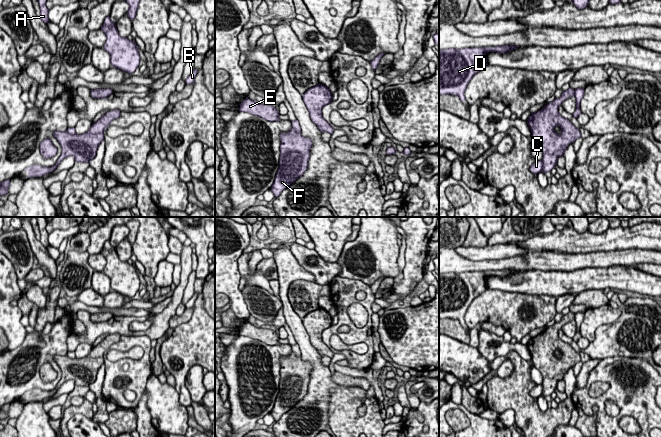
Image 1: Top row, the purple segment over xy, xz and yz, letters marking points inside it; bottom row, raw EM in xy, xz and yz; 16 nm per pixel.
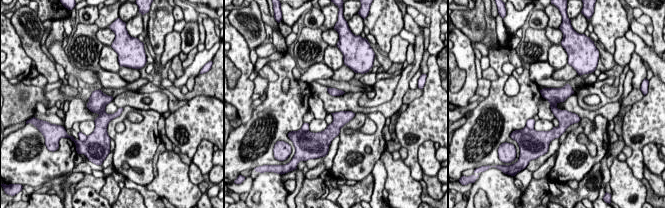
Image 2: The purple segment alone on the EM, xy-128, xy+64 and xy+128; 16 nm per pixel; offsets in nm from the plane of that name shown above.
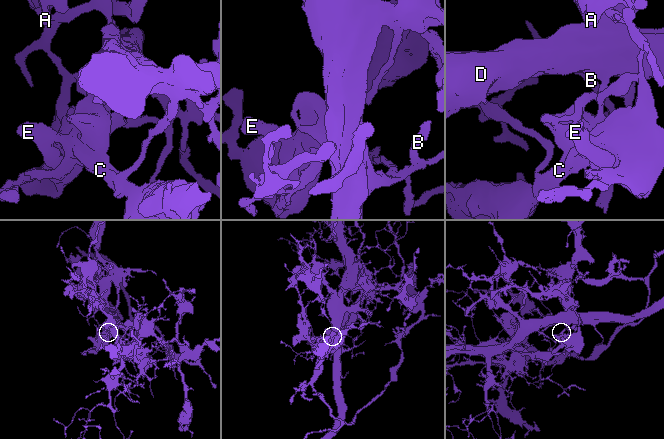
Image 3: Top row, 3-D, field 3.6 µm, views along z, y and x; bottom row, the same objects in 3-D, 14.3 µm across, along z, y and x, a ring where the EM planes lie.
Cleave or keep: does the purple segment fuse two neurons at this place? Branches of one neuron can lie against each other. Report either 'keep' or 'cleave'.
cleave

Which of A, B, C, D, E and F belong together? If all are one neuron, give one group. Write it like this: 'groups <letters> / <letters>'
groups A E F / B C D

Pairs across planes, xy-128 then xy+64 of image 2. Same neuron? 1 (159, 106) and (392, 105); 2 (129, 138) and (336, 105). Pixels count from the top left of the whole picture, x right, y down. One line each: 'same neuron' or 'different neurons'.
1: same neuron
2: different neurons

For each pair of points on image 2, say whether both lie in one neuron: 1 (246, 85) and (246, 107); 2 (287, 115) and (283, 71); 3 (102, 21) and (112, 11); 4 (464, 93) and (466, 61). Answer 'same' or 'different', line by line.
1: same
2: same
3: same
4: same

